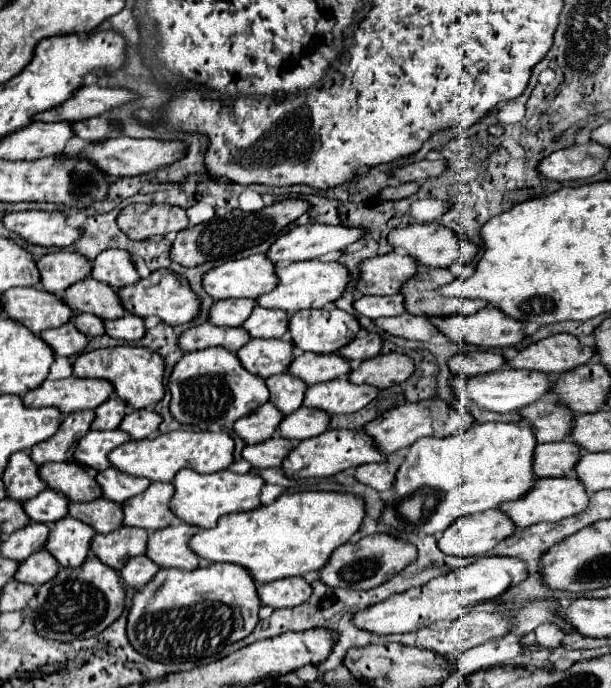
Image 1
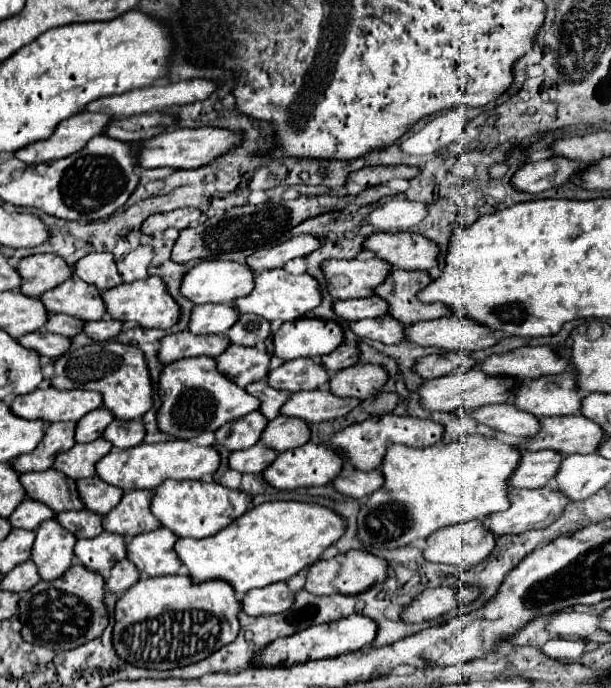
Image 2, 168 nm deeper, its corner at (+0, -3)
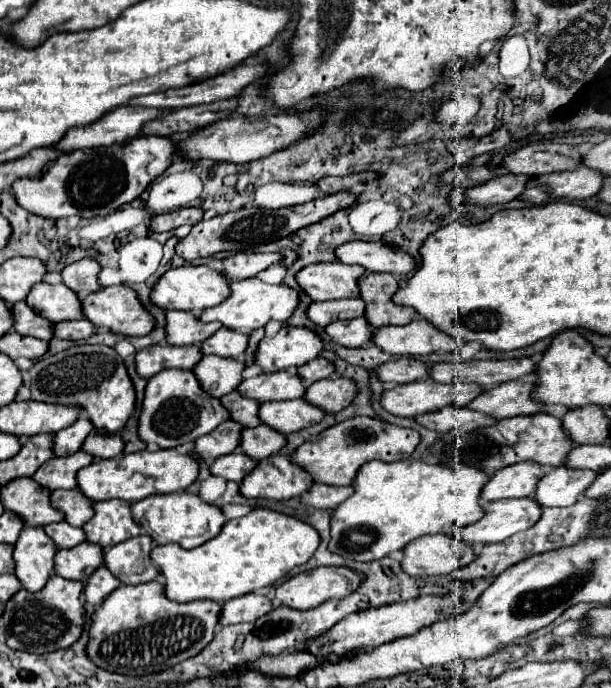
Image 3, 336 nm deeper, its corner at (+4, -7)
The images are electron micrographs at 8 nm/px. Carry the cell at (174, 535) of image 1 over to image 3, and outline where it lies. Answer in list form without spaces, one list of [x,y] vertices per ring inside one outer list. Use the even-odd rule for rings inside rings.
[[[146,534],[128,538],[104,550],[104,566],[116,578],[120,578],[122,584],[152,582],[160,574],[156,574],[156,566],[148,562],[150,550],[152,550],[152,540]]]

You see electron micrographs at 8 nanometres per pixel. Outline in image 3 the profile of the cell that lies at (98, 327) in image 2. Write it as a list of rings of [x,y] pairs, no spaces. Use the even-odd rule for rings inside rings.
[[[78,318],[70,322],[52,324],[52,332],[54,332],[54,338],[60,338],[60,340],[82,340],[82,338],[90,338],[96,330],[92,322],[88,322],[86,318]]]

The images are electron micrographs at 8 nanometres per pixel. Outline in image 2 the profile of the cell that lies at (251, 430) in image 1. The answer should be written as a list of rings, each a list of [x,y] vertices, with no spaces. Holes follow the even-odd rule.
[[[262,412],[246,414],[244,418],[232,420],[232,422],[224,424],[220,430],[216,430],[216,442],[226,446],[228,450],[250,448],[260,440],[266,424],[268,424],[268,420],[264,418]]]

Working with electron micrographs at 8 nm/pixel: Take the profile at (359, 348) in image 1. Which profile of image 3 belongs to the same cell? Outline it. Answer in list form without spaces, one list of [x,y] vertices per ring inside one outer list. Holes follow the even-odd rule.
[[[318,356],[318,358],[306,362],[304,366],[298,368],[298,376],[304,380],[306,386],[316,382],[316,380],[328,378],[328,374],[332,374],[332,372],[334,372],[334,364],[328,362],[326,358],[322,358],[322,356]]]

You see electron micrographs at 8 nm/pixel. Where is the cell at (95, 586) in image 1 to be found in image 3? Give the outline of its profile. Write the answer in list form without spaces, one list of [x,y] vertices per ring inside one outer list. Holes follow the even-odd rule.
[[[52,574],[48,584],[40,592],[30,594],[26,590],[18,590],[4,604],[2,618],[6,646],[10,646],[12,650],[44,654],[58,648],[68,648],[72,642],[76,642],[82,634],[84,624],[84,606],[80,602],[82,588],[82,582],[72,582],[60,578],[58,574]]]

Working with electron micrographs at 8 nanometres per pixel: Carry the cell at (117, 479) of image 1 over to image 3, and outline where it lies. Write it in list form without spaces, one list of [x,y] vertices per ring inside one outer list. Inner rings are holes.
[[[54,490],[50,492],[50,502],[72,526],[84,526],[92,516],[92,502],[88,502],[88,498],[78,490]]]

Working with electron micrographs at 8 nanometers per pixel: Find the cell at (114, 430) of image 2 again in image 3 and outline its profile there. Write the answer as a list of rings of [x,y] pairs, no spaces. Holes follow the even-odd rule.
[[[90,432],[82,444],[82,450],[94,458],[114,458],[122,454],[124,440],[120,434],[96,434]]]

